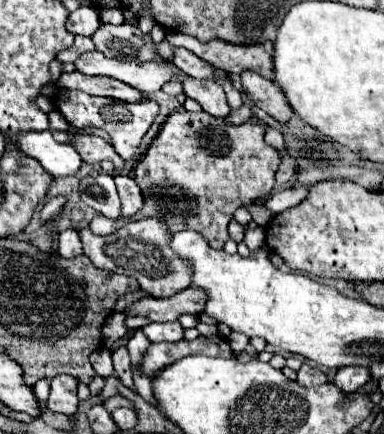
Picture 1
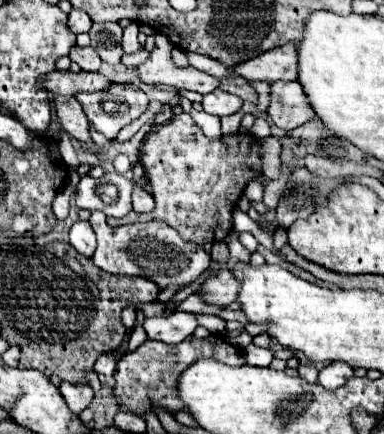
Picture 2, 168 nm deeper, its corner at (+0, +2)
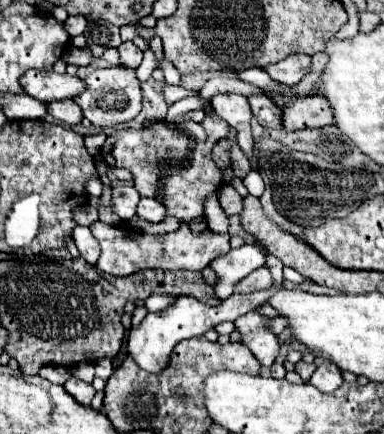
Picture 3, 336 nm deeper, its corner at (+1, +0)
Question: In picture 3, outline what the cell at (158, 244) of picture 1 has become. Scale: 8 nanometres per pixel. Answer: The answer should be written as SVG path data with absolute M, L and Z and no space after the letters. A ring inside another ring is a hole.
M97 221L91 225L91 233L95 235L95 239L99 241L101 251L103 251L99 261L97 261L97 269L101 273L107 273L113 277L127 277L127 275L137 273L141 269L203 271L213 259L217 259L229 251L229 235L227 233L213 233L207 229L203 233L193 235L189 225L181 225L173 233L147 235L147 233L137 233L131 227L105 225L105 223Z

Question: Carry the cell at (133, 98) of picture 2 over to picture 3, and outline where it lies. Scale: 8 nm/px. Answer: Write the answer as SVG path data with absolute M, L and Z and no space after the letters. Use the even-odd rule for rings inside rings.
M133 41L121 43L117 47L121 63L109 69L97 69L85 77L85 93L75 97L75 103L81 107L83 115L97 127L117 127L125 121L131 121L141 111L141 83L135 75L137 65L141 65L143 51L139 51Z

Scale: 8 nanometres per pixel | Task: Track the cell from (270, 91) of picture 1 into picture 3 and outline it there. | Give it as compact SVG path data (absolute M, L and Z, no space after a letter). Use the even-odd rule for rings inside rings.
M311 95L291 101L289 107L283 109L283 127L287 131L295 129L319 129L333 125L333 111L329 101L323 95Z

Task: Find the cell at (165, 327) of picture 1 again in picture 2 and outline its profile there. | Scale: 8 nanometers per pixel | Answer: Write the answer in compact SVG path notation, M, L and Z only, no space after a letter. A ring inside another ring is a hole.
M176 311L170 317L150 317L144 321L144 331L148 339L162 343L180 343L190 337L196 329L196 315Z

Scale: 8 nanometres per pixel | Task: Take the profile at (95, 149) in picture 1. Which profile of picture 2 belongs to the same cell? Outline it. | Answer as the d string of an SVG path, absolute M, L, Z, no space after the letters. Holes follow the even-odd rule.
M56 97L54 99L54 107L56 107L56 115L60 119L62 129L74 137L84 151L96 153L96 143L90 137L90 125L88 119L80 107L80 103L74 97Z

